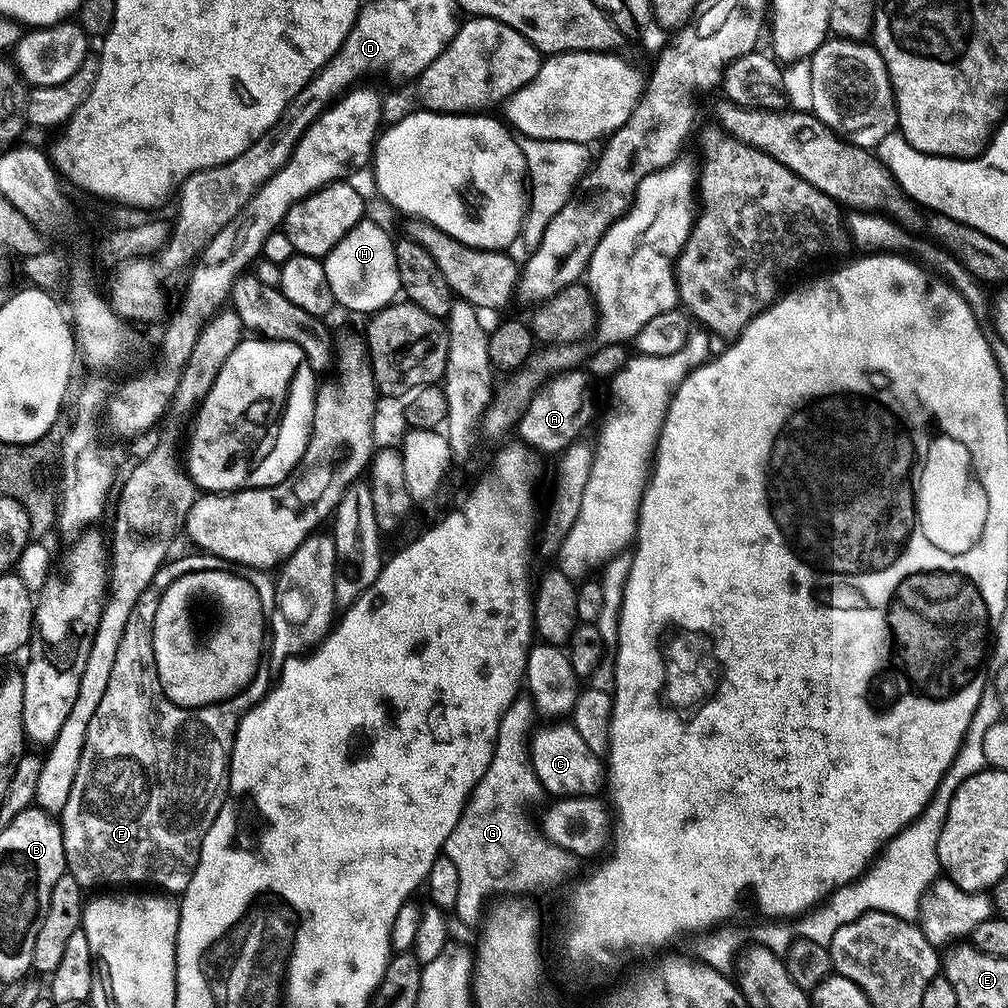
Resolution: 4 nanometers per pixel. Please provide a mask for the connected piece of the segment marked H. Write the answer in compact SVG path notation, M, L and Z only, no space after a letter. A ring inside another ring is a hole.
M371 218L359 220L354 230L340 239L338 246L323 257L326 282L330 282L333 301L352 312L375 314L401 295L396 265L396 240Z

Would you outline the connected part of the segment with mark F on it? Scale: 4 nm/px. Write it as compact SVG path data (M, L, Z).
M207 554L180 556L177 560L172 558L165 562L136 600L122 640L118 642L118 654L114 658L114 670L110 670L106 694L102 694L102 702L98 702L94 718L90 718L82 758L78 758L78 772L74 774L74 786L70 786L70 798L66 798L66 806L58 816L60 829L64 831L67 875L73 876L85 890L96 888L99 884L124 883L128 886L155 886L168 894L182 894L186 890L198 866L206 830L214 826L214 818L218 818L218 810L222 810L228 796L228 759L232 757L232 743L240 720L270 687L267 671L261 670L254 686L244 696L196 714L176 710L178 706L172 706L160 696L158 684L154 688L148 616L156 606L158 592L184 570L210 564L214 562Z

